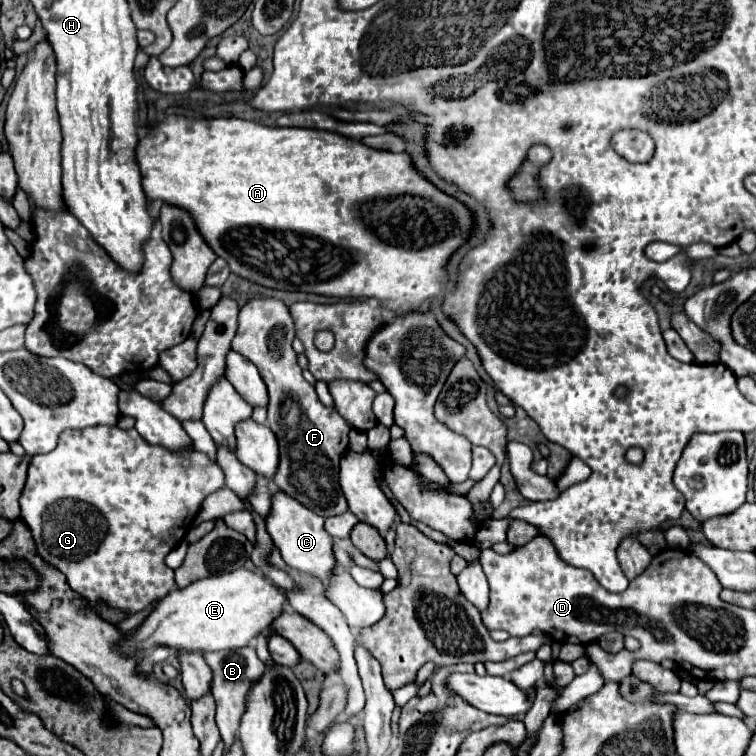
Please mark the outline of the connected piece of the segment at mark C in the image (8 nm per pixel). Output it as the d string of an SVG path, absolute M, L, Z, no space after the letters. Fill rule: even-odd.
M276 490L272 496L272 508L266 516L266 530L282 552L282 558L288 566L310 572L320 580L326 580L336 568L336 560L332 556L332 538L324 530L324 518L316 516L310 508L300 504L296 498L284 494L282 490Z

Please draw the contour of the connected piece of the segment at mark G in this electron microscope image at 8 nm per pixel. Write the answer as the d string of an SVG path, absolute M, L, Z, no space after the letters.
M92 426L92 428L84 428L84 430L64 430L60 434L60 438L58 438L58 446L52 452L42 454L42 456L32 456L30 468L28 468L28 478L26 478L26 488L24 488L22 498L20 498L20 506L22 506L22 518L28 524L32 536L36 540L38 552L52 566L60 568L60 572L66 576L68 584L78 594L88 598L92 606L98 600L104 600L106 604L112 604L112 608L128 608L128 612L134 614L134 612L146 608L150 602L158 600L160 596L166 596L170 590L176 588L176 584L174 584L174 570L170 570L164 564L164 556L168 552L172 552L172 548L176 544L180 544L180 540L184 540L184 536L186 536L186 532L190 528L190 522L194 520L194 516L200 510L202 500L208 494L212 494L212 492L216 492L220 488L224 488L224 472L220 470L220 466L212 458L208 458L208 454L198 452L194 446L188 446L182 452L172 452L172 450L168 450L164 446L148 444L136 432L136 428L122 430L118 426Z

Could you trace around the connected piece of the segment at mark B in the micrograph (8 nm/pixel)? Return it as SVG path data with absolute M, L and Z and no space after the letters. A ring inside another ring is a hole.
M244 646L244 648L236 648L236 650L218 650L218 652L204 652L202 654L206 664L212 670L212 684L210 690L216 698L216 724L220 728L220 736L226 742L226 748L232 744L234 736L238 734L238 726L240 726L240 716L244 714L246 708L246 692L250 688L250 684L254 680L258 680L266 666L264 662L256 656L256 650L252 646Z

